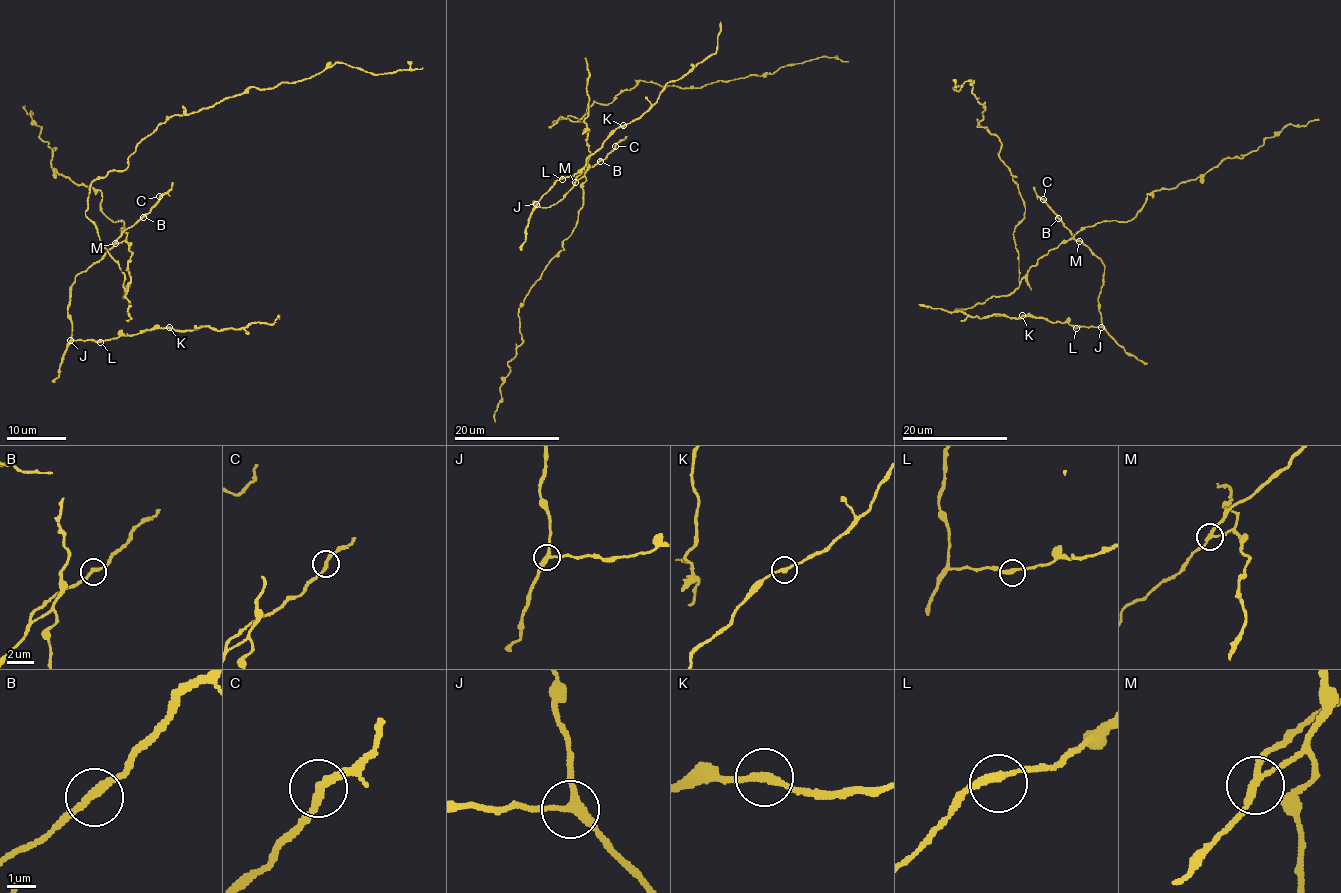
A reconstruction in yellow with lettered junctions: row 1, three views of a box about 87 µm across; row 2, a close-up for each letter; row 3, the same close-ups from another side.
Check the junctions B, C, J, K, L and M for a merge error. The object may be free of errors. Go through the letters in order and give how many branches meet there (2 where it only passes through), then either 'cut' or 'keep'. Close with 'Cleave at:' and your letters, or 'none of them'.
B: 2 branches meet; keep
C: 2 branches meet; keep
J: 3 branches meet; keep
K: 2 branches meet; keep
L: 2 branches meet; keep
M: 3 branches meet; cut
Cleave at: M

